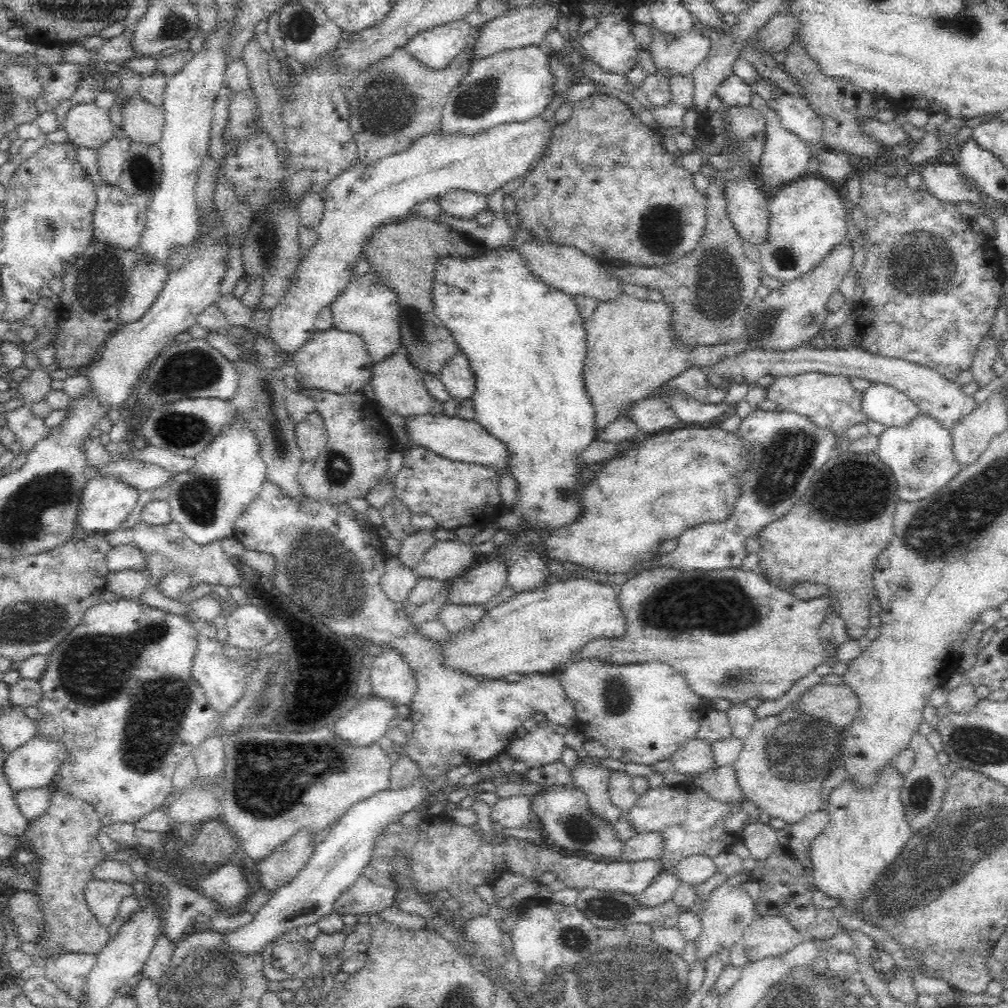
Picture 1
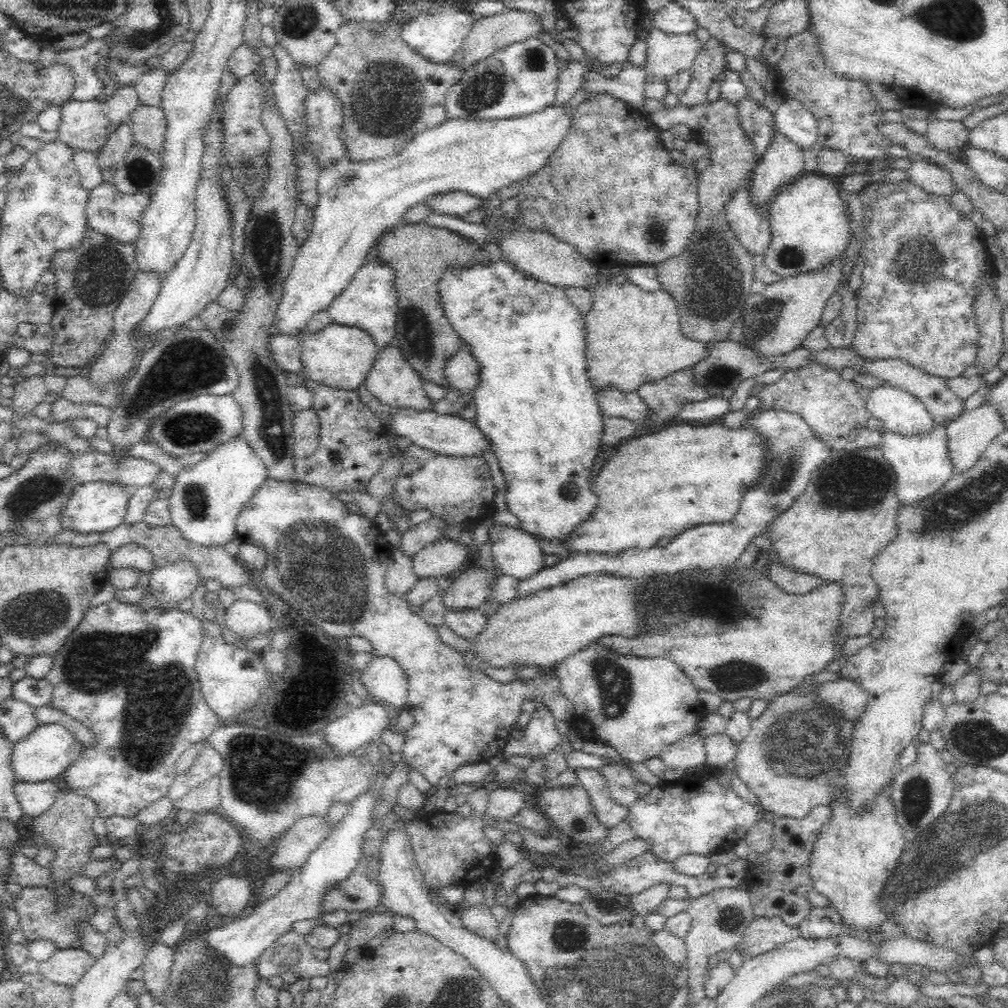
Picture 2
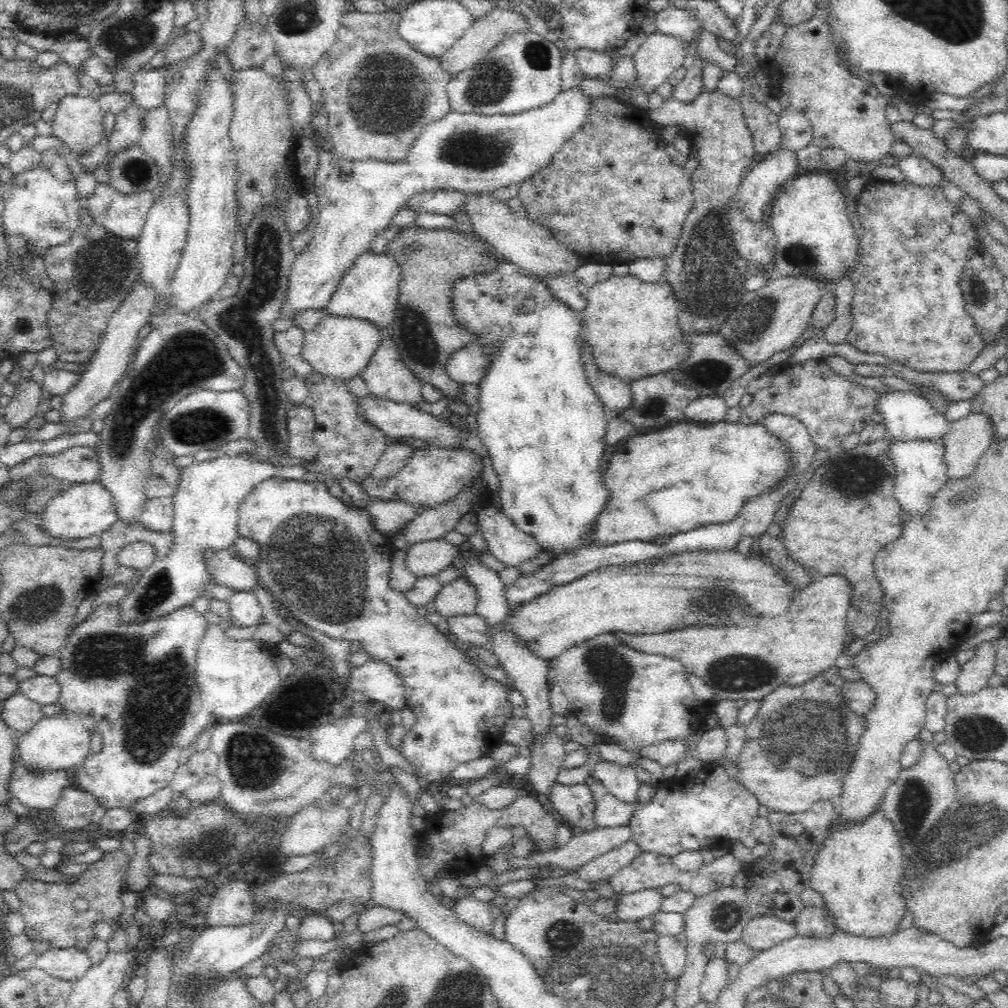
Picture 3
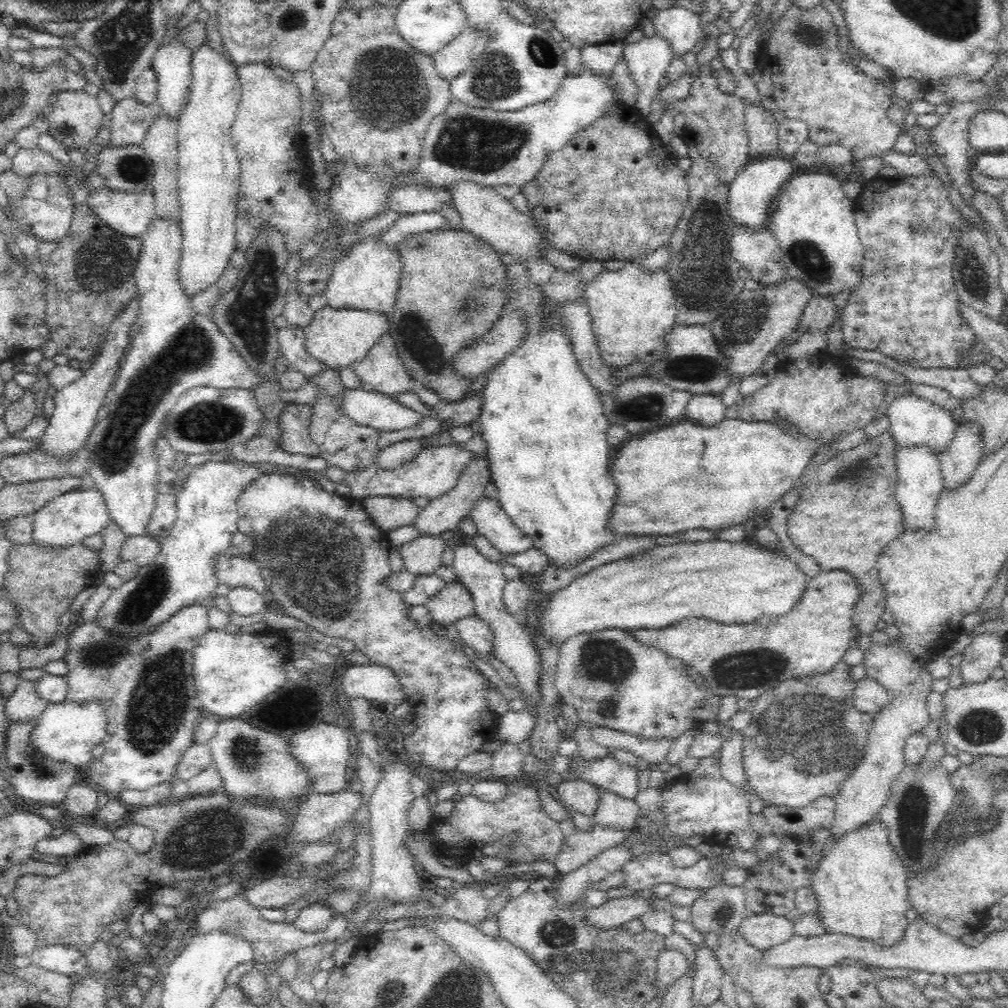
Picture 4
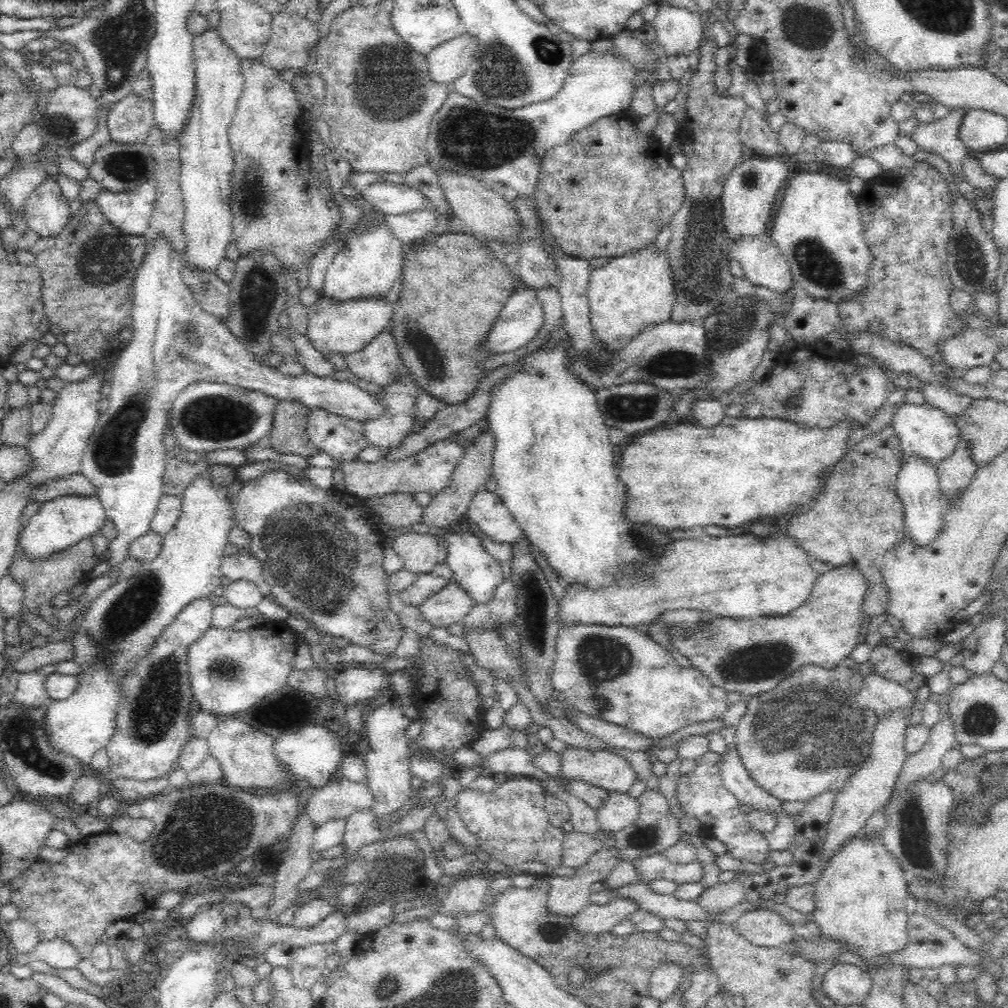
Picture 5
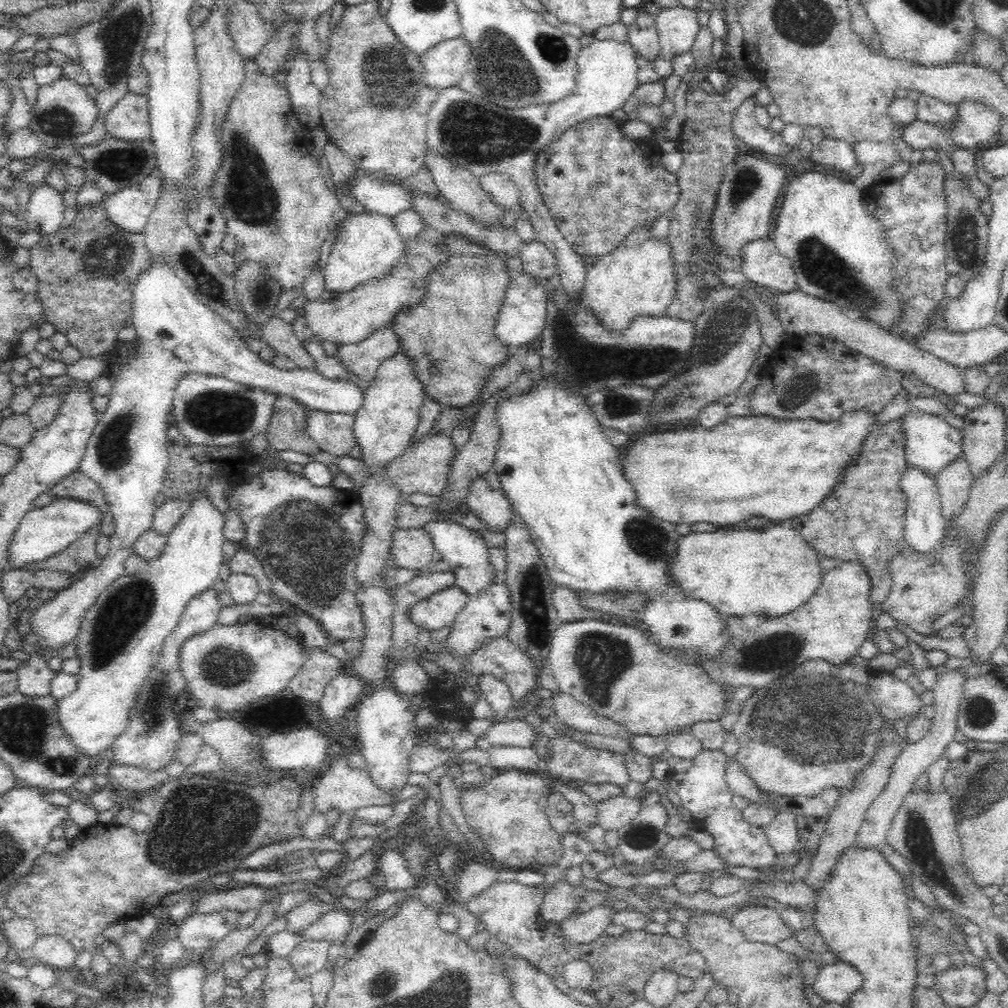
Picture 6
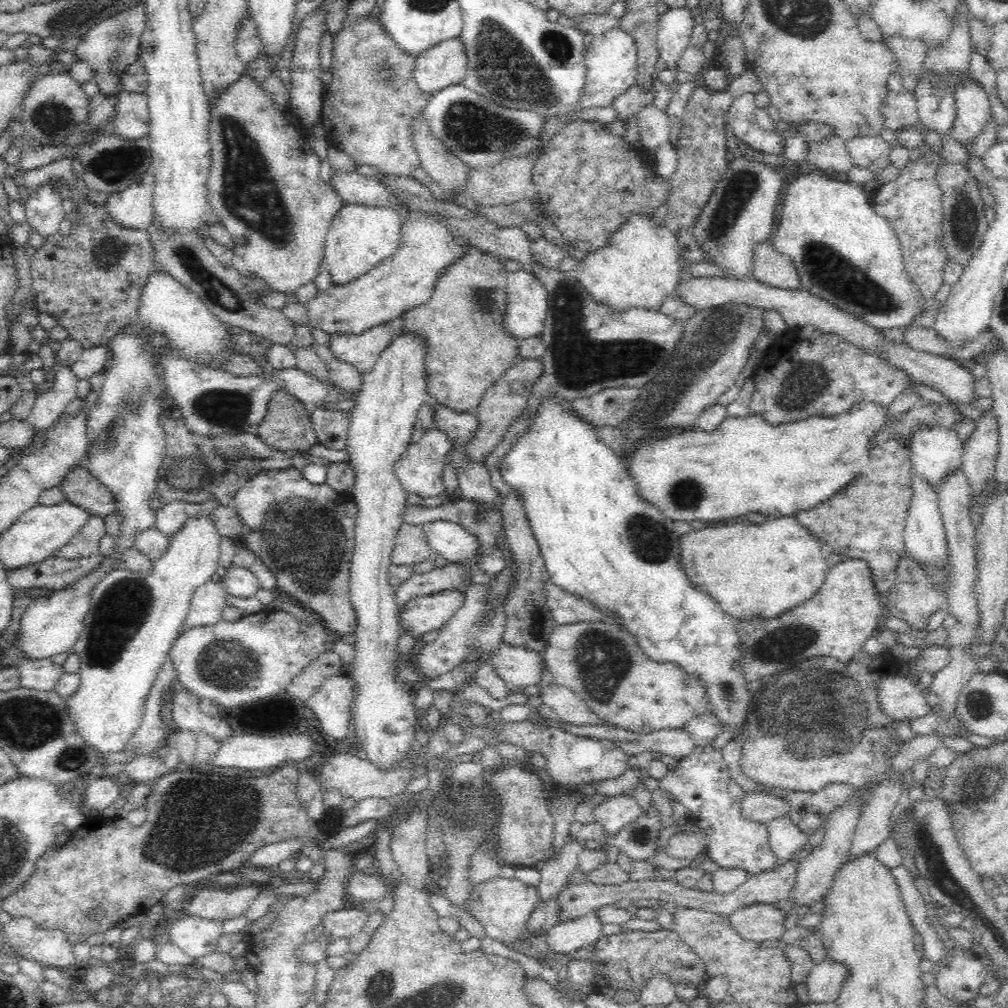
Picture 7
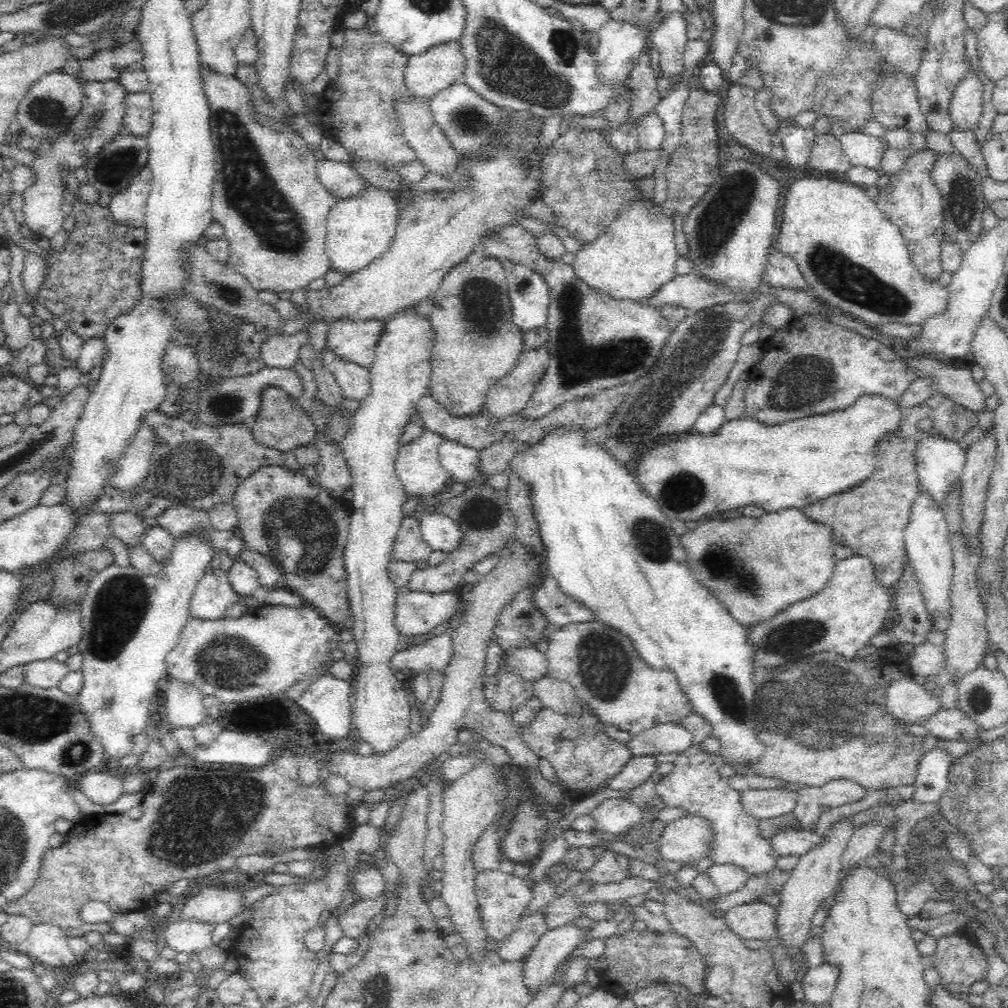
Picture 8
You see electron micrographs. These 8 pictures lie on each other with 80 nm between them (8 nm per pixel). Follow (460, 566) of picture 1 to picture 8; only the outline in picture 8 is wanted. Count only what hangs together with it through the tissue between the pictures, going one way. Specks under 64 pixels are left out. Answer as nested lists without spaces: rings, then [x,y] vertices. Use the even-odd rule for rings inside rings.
[[[413,514],[401,520],[391,552],[392,561],[426,560],[432,552],[430,545],[422,539],[418,518]]]

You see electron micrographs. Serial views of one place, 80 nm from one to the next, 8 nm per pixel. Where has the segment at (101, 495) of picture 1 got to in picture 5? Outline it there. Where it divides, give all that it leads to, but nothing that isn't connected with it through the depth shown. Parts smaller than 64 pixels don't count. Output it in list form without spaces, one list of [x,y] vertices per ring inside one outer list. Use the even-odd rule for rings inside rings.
[[[61,496],[46,501],[26,522],[24,530],[20,532],[16,551],[19,550],[30,560],[46,560],[52,554],[98,534],[106,519],[105,510],[97,496]]]

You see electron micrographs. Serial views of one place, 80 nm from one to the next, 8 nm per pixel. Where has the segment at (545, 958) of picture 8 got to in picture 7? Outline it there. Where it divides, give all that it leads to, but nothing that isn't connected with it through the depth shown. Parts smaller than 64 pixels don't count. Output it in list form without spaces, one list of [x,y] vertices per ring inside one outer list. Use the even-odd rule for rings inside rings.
[[[593,911],[578,920],[556,924],[546,932],[544,942],[551,956],[566,956],[578,948],[594,944],[600,937],[601,920]]]

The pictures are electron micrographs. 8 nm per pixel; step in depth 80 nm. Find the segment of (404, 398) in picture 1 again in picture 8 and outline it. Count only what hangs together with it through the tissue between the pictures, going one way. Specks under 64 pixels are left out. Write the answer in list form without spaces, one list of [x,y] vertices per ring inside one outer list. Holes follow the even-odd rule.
[[[342,316],[329,326],[326,346],[346,361],[370,367],[382,328],[383,322],[378,319],[354,320]]]

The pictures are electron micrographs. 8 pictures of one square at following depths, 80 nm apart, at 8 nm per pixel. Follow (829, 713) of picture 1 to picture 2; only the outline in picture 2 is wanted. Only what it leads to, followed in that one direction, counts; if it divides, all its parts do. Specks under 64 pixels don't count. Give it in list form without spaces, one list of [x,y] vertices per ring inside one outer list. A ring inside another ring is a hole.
[[[840,678],[836,681],[822,684],[818,700],[828,703],[848,719],[856,720],[868,706],[868,693],[862,685]]]

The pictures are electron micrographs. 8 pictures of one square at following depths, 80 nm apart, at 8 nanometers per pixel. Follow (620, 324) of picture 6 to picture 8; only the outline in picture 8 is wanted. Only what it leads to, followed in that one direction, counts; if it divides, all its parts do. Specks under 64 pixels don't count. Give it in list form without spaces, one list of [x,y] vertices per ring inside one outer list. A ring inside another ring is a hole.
[[[634,196],[626,201],[594,240],[582,244],[574,254],[575,274],[591,288],[596,288],[615,300],[630,300],[642,304],[658,288],[674,276],[678,251],[674,236],[677,234],[674,219],[656,206],[652,200]]]

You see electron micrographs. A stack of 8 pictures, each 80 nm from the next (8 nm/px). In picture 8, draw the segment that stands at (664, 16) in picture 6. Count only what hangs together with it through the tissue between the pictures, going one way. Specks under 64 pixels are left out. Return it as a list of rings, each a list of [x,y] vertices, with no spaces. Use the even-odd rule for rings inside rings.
[[[680,12],[666,13],[665,19],[655,29],[650,44],[660,54],[660,74],[664,78],[674,78],[677,82],[685,68],[685,44],[687,22]]]

